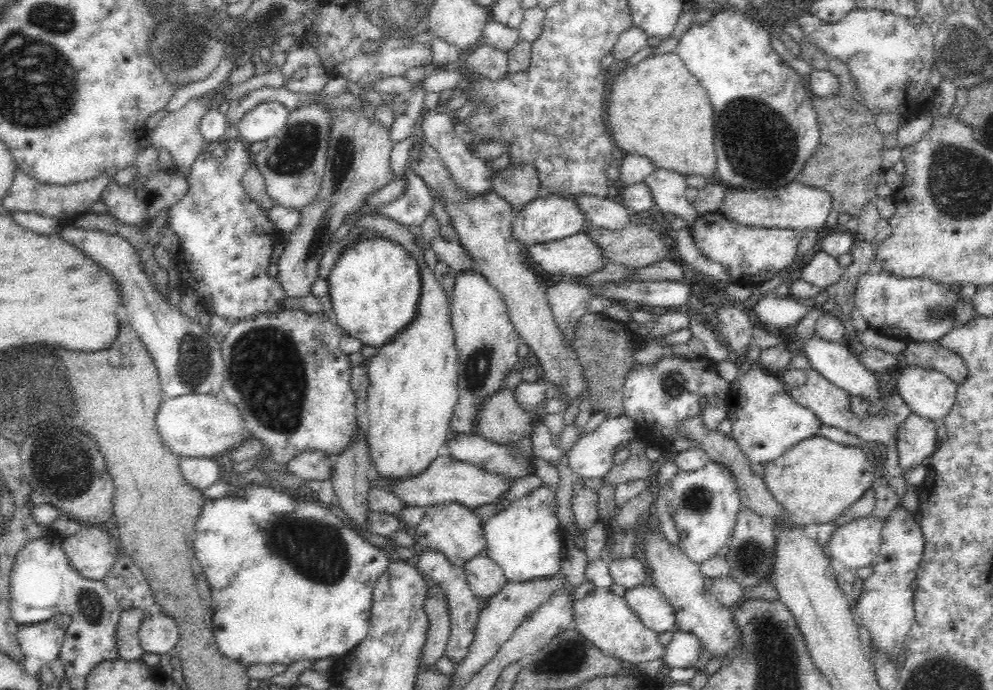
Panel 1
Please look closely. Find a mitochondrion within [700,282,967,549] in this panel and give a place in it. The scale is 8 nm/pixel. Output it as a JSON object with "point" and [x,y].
{"point":[934,314]}

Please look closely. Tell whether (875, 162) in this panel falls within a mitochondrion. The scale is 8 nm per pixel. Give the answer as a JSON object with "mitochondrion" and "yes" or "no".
{"mitochondrion":"no"}

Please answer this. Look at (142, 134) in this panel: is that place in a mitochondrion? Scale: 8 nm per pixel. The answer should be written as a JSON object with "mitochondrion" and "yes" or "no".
{"mitochondrion":"no"}

